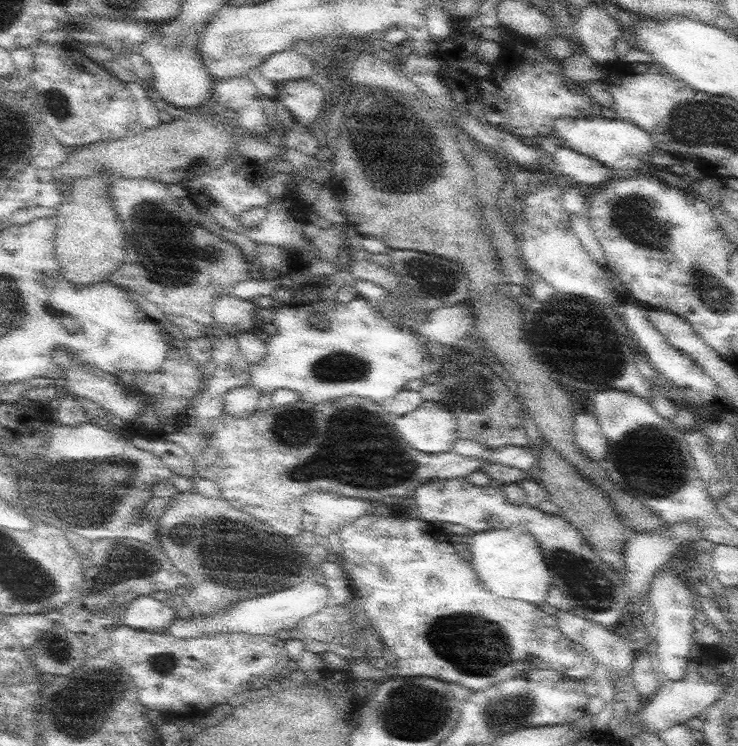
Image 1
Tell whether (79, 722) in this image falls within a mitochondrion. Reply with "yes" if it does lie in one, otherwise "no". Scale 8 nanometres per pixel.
yes

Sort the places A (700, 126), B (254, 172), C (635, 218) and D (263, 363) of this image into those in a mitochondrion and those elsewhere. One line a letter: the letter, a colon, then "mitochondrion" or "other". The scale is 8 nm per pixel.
A: mitochondrion
B: other
C: mitochondrion
D: other

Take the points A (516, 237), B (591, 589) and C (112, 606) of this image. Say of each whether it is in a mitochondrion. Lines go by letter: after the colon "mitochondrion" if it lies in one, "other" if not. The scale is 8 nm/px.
A: other
B: mitochondrion
C: other

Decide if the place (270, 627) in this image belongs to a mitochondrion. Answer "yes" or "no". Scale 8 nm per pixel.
no

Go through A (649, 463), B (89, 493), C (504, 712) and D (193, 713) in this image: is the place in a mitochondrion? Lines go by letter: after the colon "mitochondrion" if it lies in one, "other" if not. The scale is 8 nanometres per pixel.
A: mitochondrion
B: mitochondrion
C: mitochondrion
D: other

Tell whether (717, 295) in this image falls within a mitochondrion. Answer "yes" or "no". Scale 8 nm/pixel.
yes

